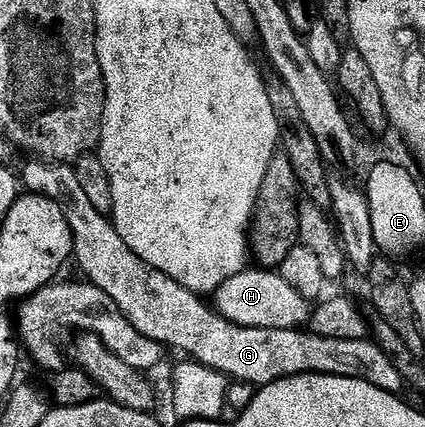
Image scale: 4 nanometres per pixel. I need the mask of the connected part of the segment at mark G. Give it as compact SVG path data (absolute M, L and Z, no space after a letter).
M27 162L21 171L21 184L28 193L47 196L61 206L71 231L73 259L86 283L100 288L116 304L145 338L162 344L164 349L176 348L194 363L203 364L232 381L262 386L281 378L321 374L364 380L386 392L396 394L404 391L405 385L397 366L389 362L374 340L353 338L321 338L321 334L310 330L265 330L257 326L237 326L216 312L202 295L189 291L181 282L173 282L169 274L153 270L117 234L114 224L106 215L93 210L92 203L81 190L77 174L70 163Z

